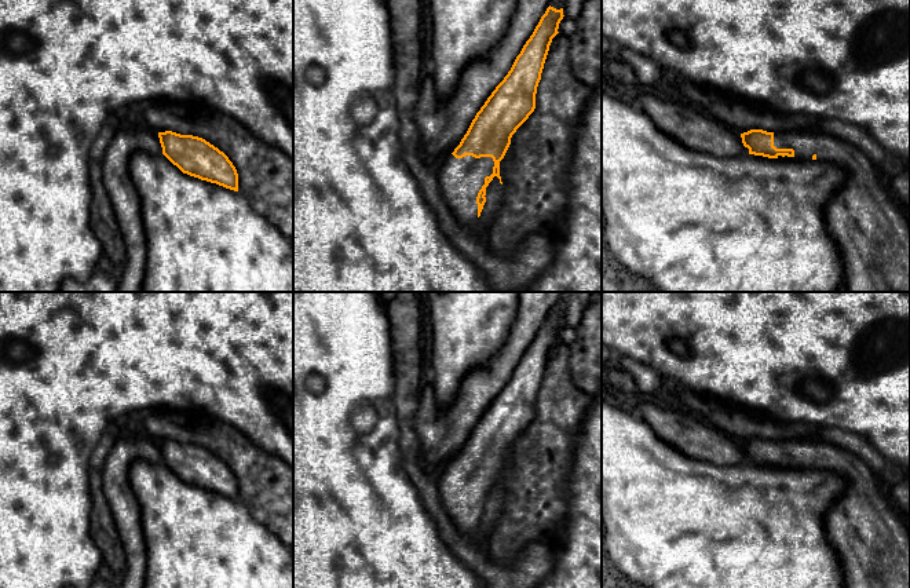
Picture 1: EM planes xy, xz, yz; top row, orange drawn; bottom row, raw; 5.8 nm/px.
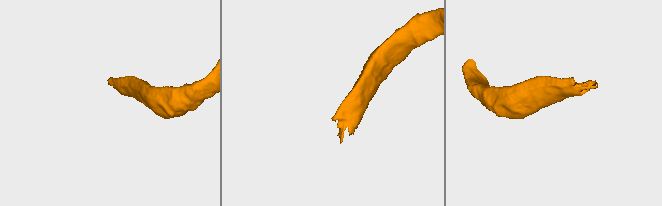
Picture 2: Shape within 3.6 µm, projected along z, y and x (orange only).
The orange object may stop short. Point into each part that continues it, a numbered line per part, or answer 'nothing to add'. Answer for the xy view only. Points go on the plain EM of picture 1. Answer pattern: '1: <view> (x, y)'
nothing to add

